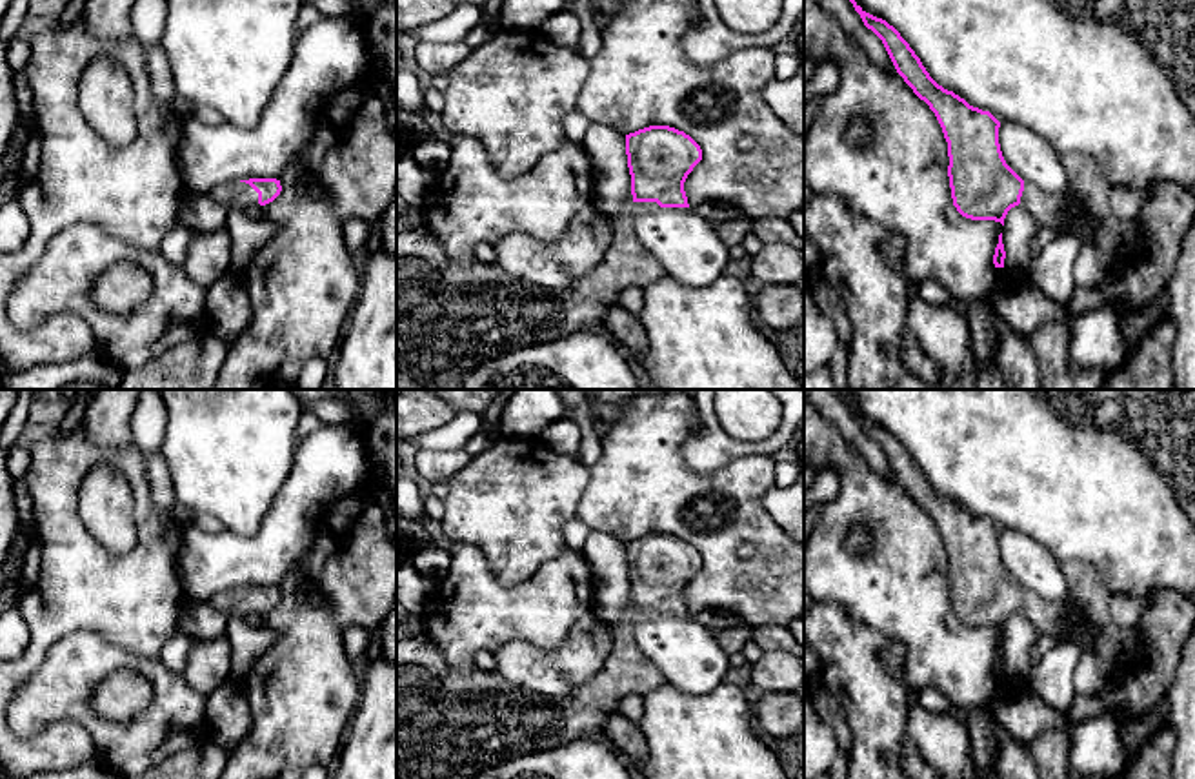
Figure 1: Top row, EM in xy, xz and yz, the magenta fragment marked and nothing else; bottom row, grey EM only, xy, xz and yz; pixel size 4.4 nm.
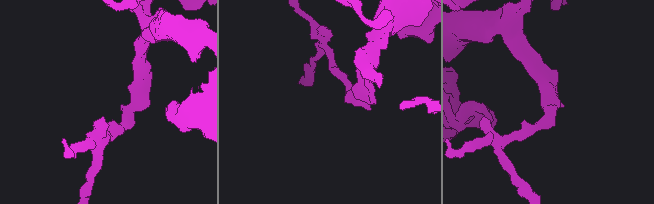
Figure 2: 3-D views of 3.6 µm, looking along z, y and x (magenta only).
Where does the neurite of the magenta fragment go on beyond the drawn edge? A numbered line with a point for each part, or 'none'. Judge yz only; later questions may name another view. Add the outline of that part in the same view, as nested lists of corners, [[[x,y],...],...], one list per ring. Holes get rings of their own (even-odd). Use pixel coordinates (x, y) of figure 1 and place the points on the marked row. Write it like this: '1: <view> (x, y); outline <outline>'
1: yz (1088, 190); outline [[[1079,153],[1064,155],[1060,162],[1068,175],[1068,191],[1051,195],[1024,182],[1020,206],[1031,213],[1039,228],[1048,229],[1066,224],[1069,207],[1077,206],[1095,222],[1091,244],[1117,260],[1128,258],[1137,240],[1137,228],[1113,215],[1110,184],[1100,166],[1091,157]]]

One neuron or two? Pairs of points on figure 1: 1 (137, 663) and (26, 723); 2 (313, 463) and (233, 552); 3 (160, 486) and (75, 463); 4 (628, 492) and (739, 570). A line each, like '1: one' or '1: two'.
1: one
2: one
3: two
4: one

